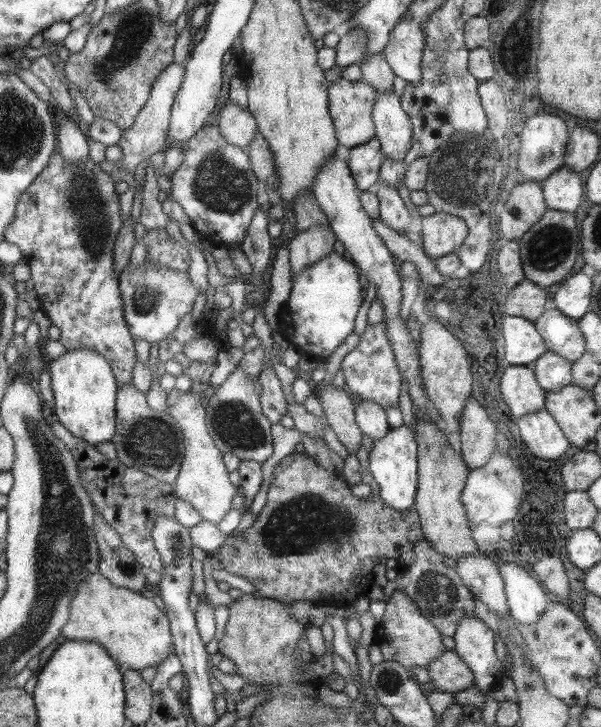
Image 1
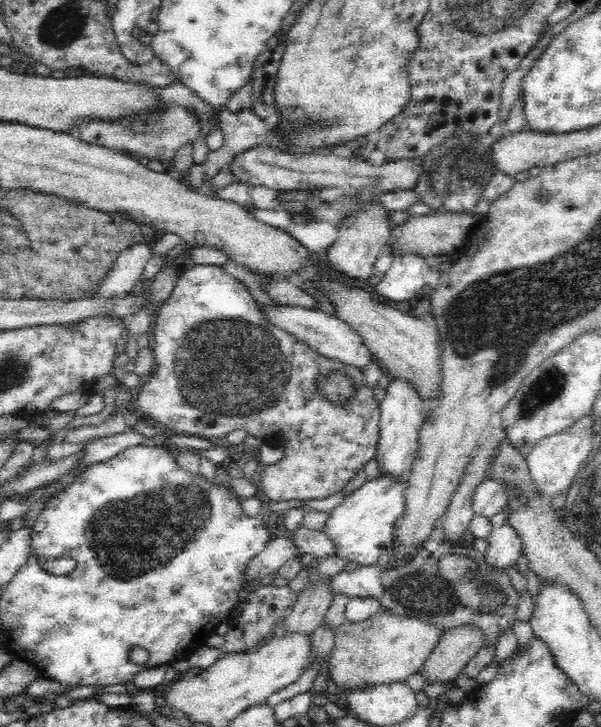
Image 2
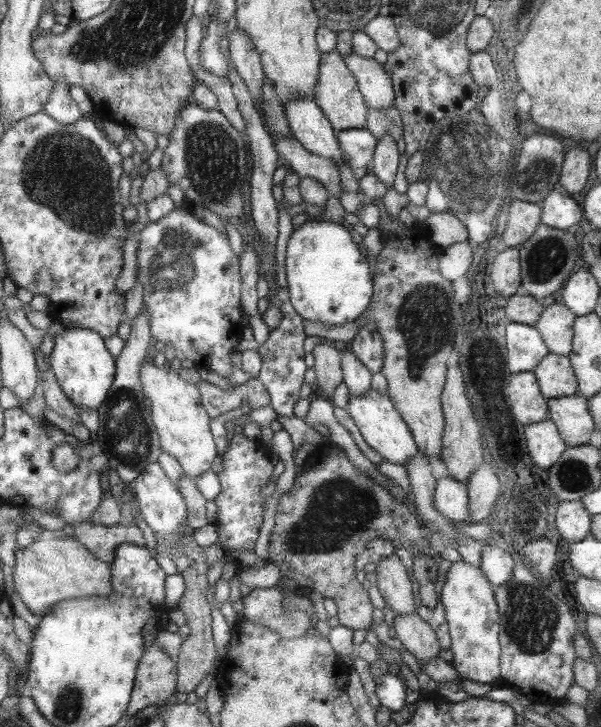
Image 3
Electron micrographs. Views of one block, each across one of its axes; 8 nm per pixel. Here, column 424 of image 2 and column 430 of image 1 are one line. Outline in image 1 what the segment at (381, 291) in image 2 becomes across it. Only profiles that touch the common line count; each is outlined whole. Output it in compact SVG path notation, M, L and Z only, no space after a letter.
M379 216L372 219L374 230L380 234L382 242L389 247L393 256L397 256L402 261L412 261L420 272L420 277L430 276L430 283L427 284L431 284L435 288L446 281L446 277L437 271L434 259L428 257L422 248L418 248L406 235L401 235L387 227Z

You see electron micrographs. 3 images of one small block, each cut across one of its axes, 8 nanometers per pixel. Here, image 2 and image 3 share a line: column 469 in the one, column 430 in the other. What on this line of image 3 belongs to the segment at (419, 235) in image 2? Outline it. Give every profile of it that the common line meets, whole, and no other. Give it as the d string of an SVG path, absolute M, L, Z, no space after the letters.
M447 211L430 213L423 224L430 226L433 240L438 246L449 247L469 240L469 230L465 224L456 215Z

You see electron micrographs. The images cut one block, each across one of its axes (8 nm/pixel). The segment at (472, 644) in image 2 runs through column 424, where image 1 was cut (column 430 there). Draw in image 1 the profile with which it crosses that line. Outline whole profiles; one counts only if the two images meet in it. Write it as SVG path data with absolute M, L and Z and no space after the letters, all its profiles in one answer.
M451 650L430 661L427 666L434 691L457 693L474 685L474 675L463 659Z

